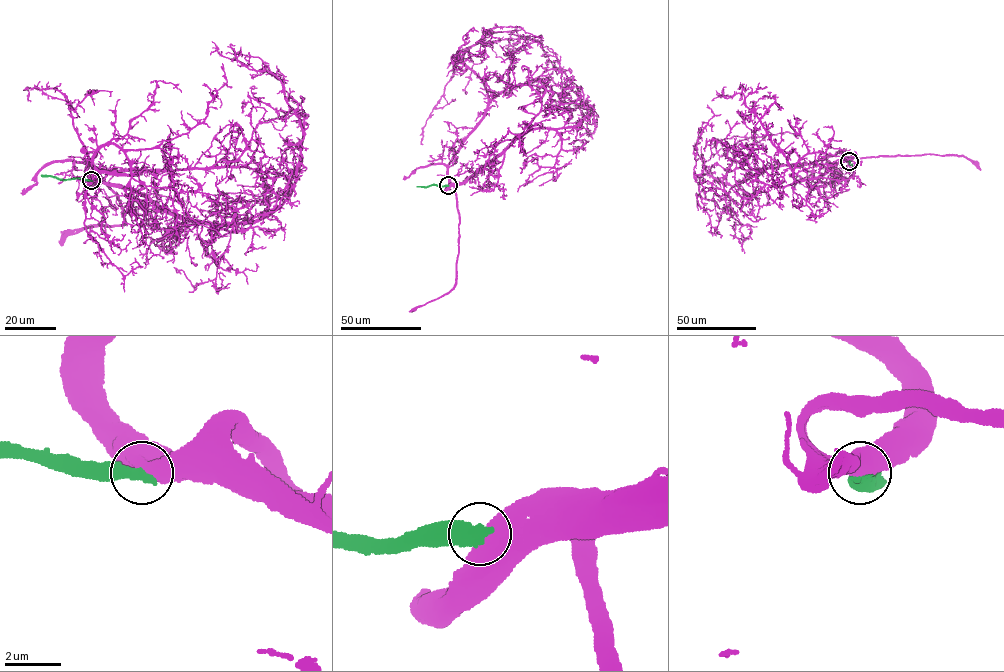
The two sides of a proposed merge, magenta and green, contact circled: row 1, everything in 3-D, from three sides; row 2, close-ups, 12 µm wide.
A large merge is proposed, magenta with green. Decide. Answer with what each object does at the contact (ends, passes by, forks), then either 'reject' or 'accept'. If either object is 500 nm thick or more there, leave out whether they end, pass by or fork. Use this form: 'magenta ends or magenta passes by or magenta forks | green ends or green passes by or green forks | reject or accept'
reject

